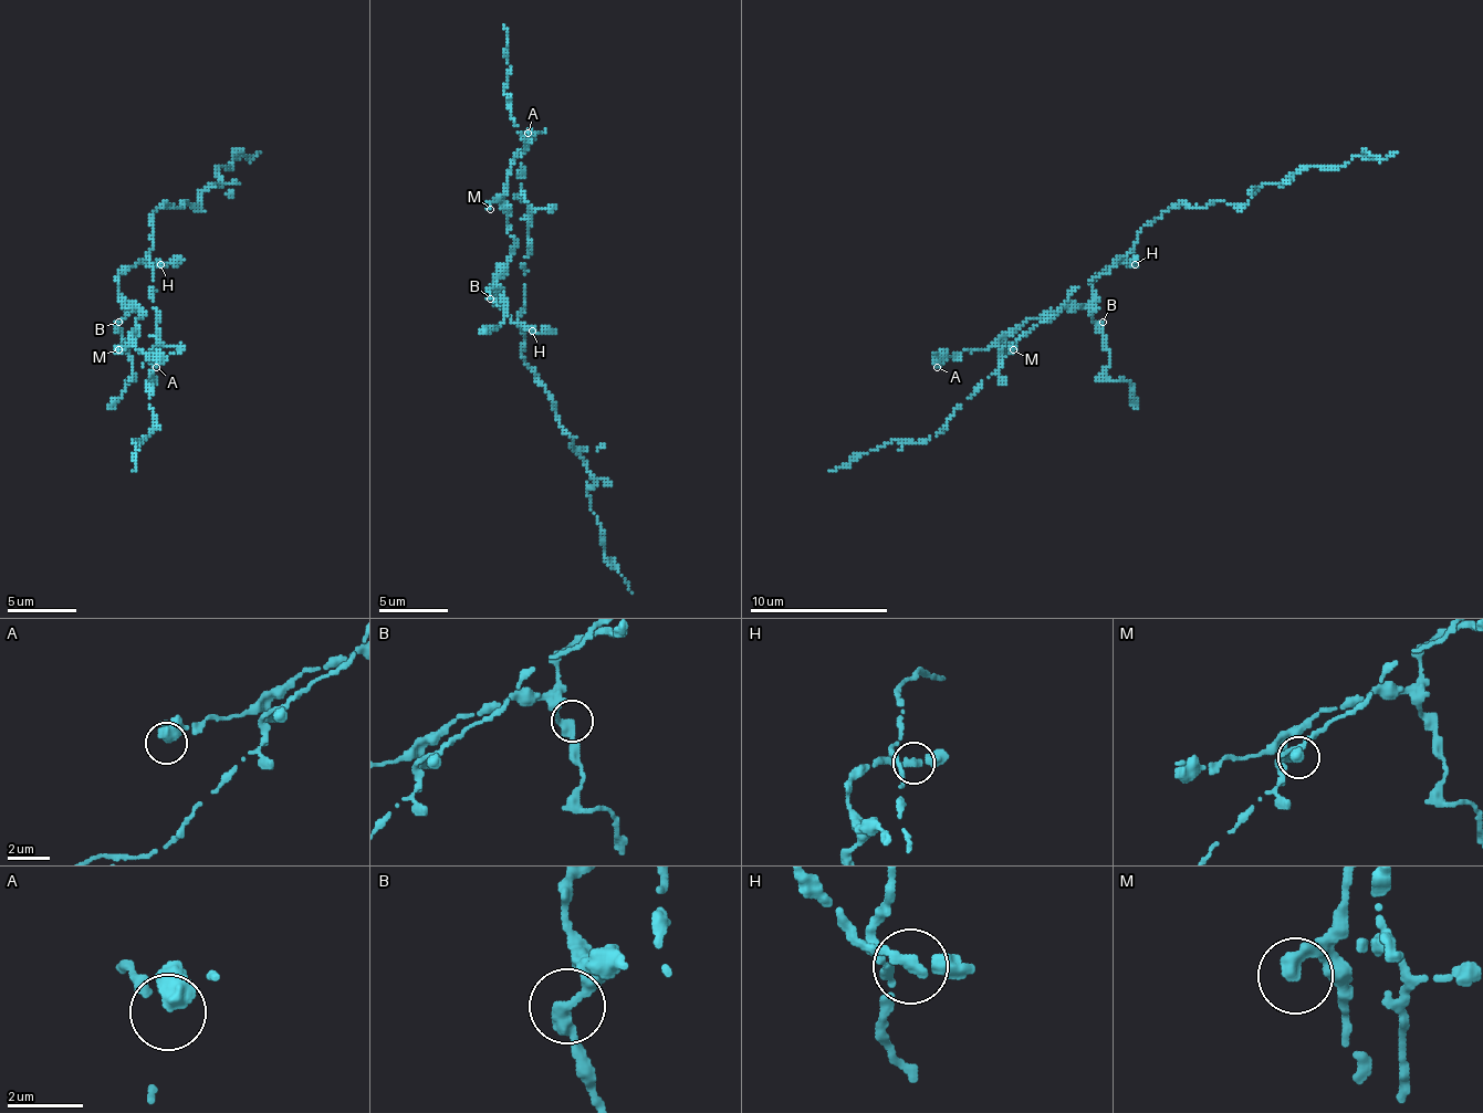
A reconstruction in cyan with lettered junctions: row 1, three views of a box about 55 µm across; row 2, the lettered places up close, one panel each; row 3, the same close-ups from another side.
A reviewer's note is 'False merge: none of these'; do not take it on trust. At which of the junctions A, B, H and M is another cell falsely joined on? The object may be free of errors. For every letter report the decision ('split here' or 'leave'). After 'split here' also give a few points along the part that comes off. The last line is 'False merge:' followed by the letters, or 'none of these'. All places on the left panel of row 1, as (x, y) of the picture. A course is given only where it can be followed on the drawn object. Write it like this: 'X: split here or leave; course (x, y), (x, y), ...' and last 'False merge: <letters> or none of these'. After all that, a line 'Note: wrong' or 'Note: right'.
A: leave
B: leave
H: split here; course (160, 263), (146, 256), (156, 315), (146, 391), (153, 412), (146, 437), (133, 440), (139, 450), (133, 471)
M: leave
False merge: H
Note: wrong

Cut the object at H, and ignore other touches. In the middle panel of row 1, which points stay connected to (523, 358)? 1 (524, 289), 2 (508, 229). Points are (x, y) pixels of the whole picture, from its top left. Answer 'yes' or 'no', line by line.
1: yes
2: no

